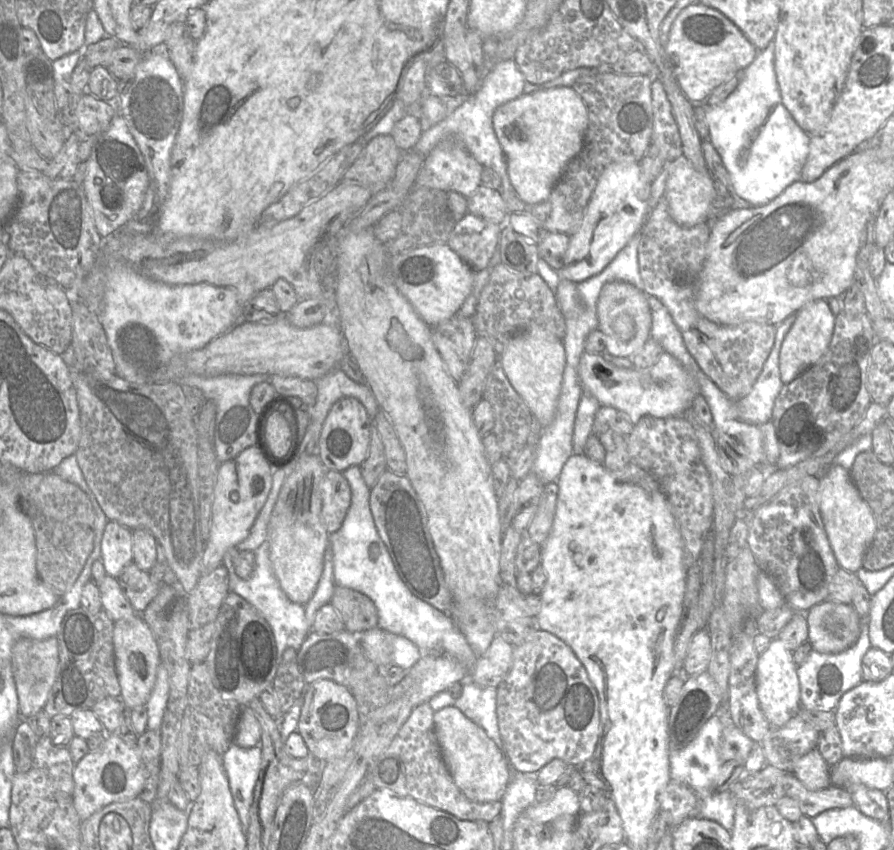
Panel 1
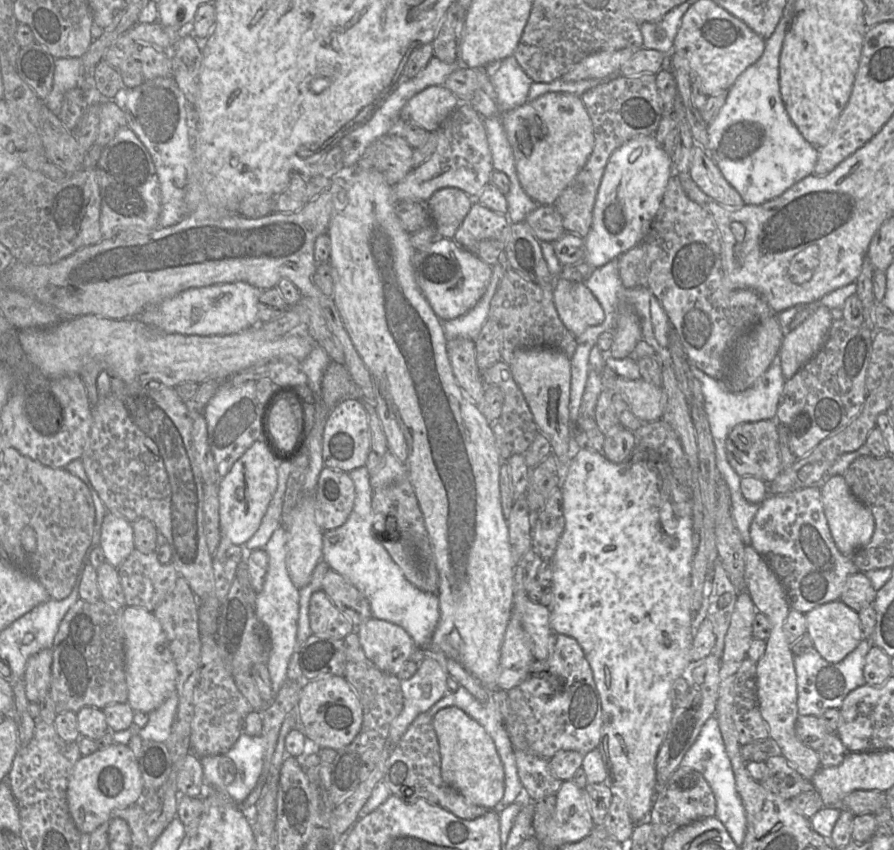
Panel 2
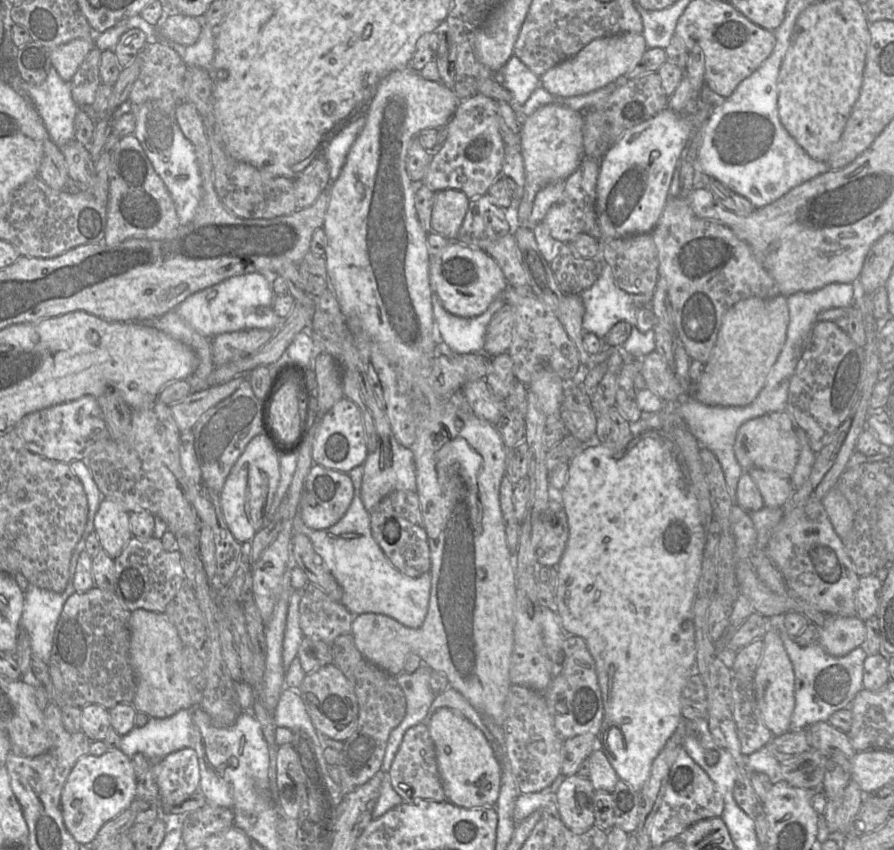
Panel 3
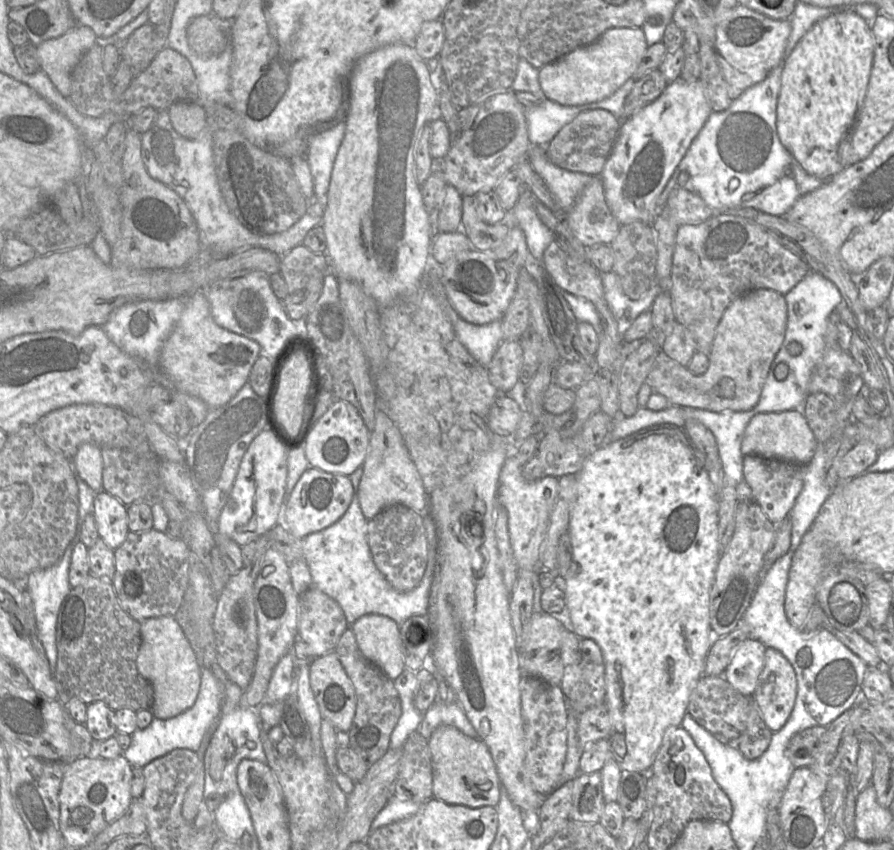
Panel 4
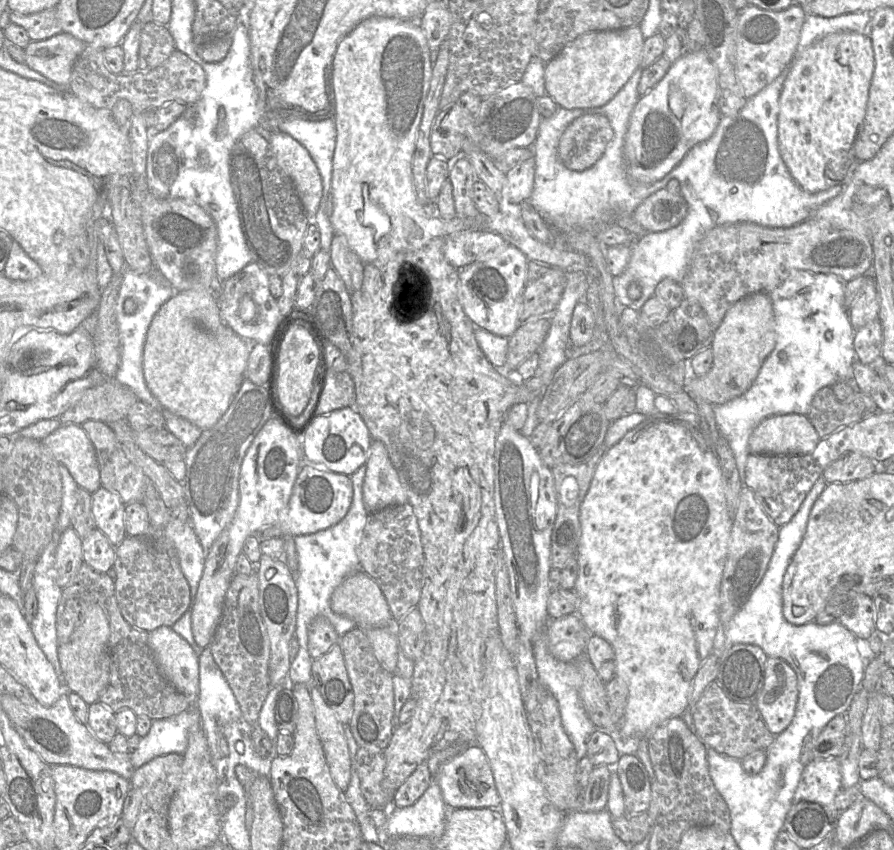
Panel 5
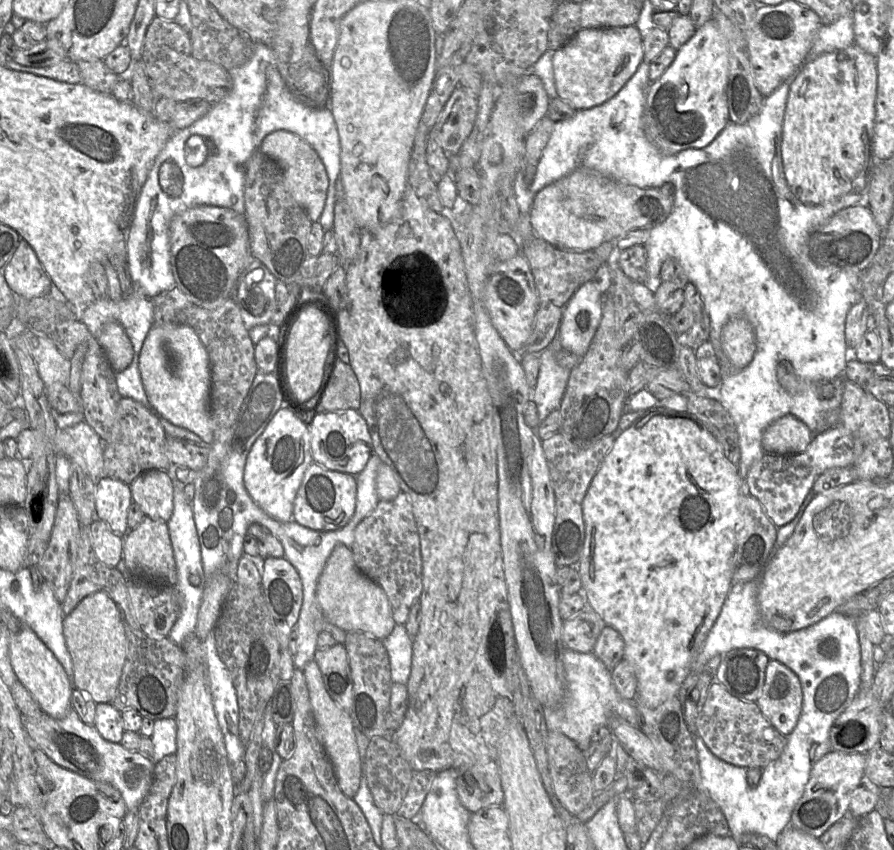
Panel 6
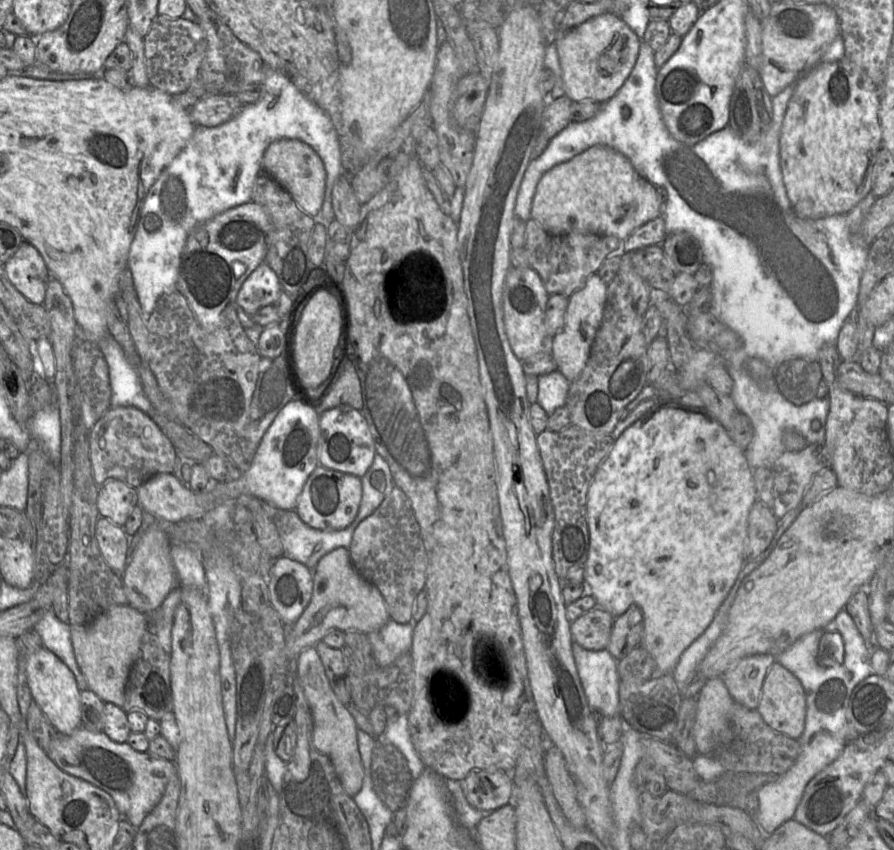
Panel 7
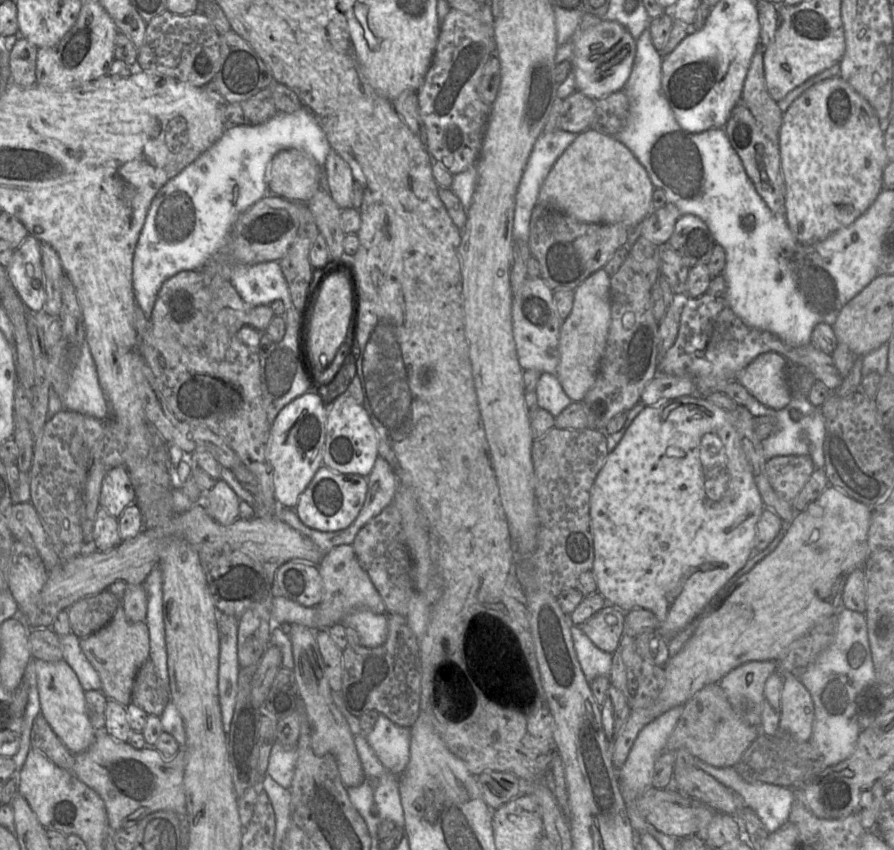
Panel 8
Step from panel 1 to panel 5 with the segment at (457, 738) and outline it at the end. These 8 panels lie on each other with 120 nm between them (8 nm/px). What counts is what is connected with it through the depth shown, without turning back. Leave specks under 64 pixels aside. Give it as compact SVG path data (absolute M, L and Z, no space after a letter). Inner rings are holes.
M478 744L445 763L434 776L434 780L440 786L443 799L449 809L499 808L501 804L490 762Z

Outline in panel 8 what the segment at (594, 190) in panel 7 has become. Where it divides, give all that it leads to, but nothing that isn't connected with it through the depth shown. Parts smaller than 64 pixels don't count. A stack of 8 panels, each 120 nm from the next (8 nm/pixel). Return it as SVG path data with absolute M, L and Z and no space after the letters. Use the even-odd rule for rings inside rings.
M594 129L578 134L544 180L537 204L585 223L621 223L632 229L652 210L654 186L634 154L613 136Z

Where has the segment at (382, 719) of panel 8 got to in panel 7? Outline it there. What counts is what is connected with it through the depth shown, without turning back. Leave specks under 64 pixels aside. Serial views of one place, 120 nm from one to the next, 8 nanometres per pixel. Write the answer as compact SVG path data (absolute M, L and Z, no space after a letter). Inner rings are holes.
M386 711L386 727L384 731L376 737L381 742L389 742L394 745L404 755L412 778L418 778L426 769L420 760L411 741L408 715L389 715Z

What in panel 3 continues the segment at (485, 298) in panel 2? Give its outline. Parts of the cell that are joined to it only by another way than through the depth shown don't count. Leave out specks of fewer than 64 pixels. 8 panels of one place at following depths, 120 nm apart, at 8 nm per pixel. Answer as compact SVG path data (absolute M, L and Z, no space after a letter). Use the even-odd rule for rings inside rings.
M434 292L431 302L439 340L454 353L473 354L483 353L487 327L492 316L505 304L505 298L499 295L483 314L473 318L458 317L446 311Z

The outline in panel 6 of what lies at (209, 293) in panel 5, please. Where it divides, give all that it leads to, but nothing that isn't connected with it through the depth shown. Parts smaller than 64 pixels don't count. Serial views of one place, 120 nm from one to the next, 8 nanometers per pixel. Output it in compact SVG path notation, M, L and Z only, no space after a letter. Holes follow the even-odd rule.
M183 324L153 325L141 349L139 370L146 395L161 416L212 444L215 437L209 411L210 361L195 331Z

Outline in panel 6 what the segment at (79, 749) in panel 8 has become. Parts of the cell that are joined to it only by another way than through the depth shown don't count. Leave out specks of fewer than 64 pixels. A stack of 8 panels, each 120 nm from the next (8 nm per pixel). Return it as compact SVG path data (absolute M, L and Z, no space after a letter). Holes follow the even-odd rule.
M23 624L19 632L10 636L9 656L17 679L34 697L42 711L54 719L63 719L72 707L73 688L63 666L53 652L31 628Z

